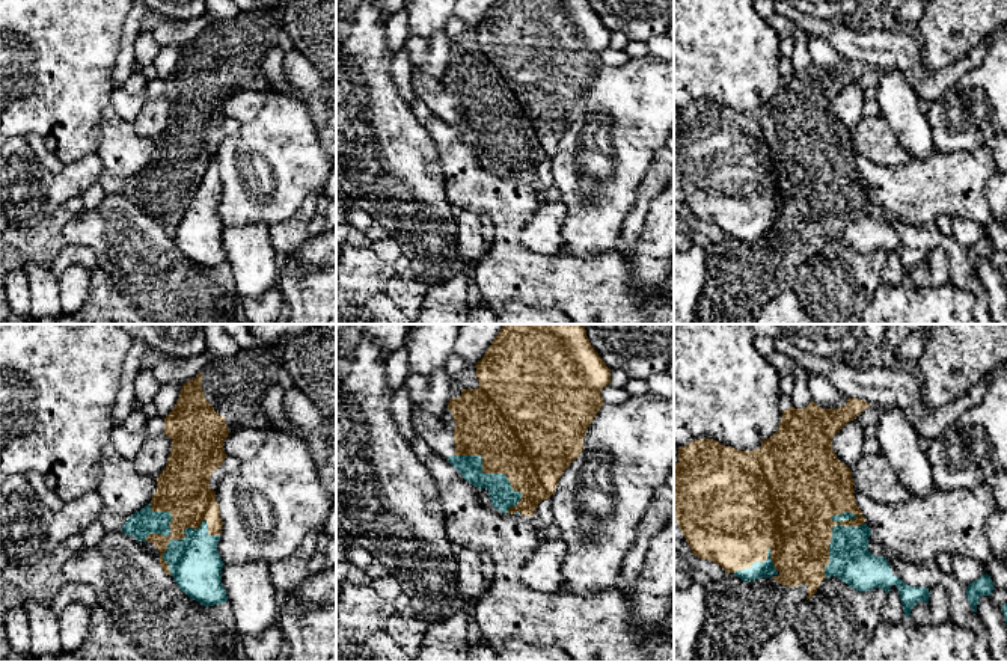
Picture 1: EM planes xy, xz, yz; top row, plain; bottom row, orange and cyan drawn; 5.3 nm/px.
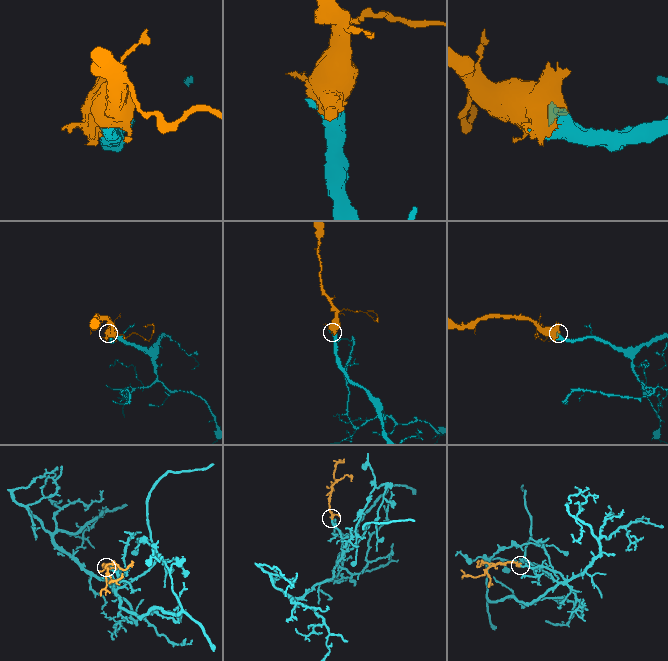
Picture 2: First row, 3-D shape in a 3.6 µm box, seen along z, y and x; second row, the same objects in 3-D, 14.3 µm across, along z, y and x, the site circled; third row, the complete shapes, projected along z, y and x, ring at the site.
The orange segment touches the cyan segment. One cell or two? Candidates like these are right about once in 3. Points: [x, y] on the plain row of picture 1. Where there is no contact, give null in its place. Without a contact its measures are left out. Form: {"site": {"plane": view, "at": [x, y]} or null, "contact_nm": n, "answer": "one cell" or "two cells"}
{"site": {"plane": "yz", "at": [831, 201]}, "contact_nm": 380, "answer": "one cell"}

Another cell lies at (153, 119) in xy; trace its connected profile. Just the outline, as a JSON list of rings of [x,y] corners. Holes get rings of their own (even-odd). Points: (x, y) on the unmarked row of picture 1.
[[[164,95],[148,100],[133,122],[136,133],[149,140],[158,140],[167,127],[172,112],[172,101]]]

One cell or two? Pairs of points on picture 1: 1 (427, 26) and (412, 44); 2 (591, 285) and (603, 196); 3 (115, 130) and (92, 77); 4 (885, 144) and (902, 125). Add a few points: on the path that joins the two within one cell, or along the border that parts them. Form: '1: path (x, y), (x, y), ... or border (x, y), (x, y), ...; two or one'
1: border (442, 32), (428, 36), (412, 36); two
2: border (620, 245), (590, 257), (560, 255); two
3: border (109, 103), (103, 110), (98, 140); two
4: border (881, 113), (897, 142), (912, 160); two

